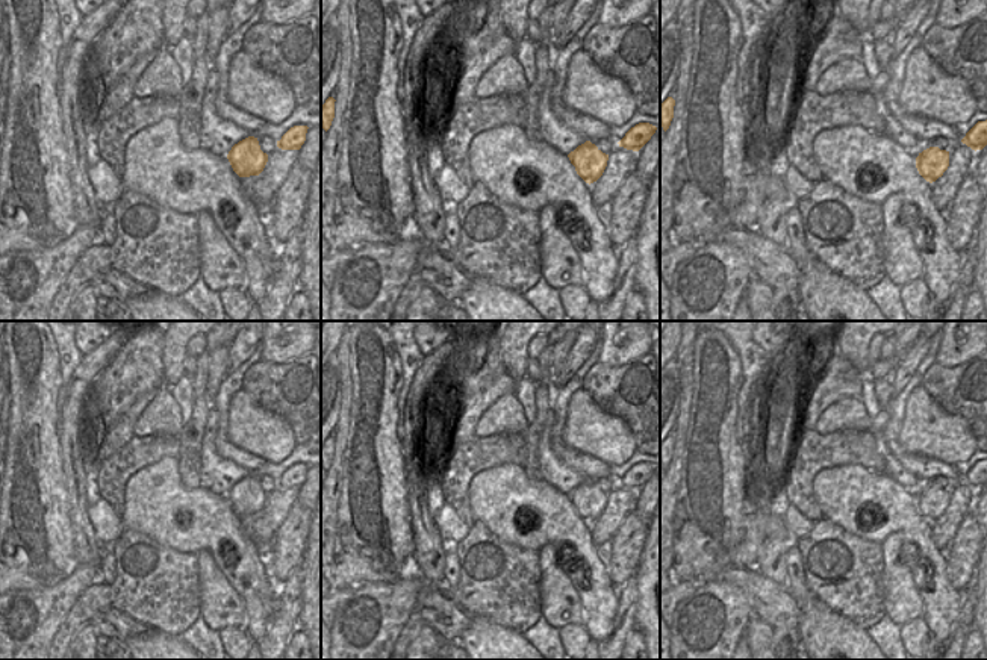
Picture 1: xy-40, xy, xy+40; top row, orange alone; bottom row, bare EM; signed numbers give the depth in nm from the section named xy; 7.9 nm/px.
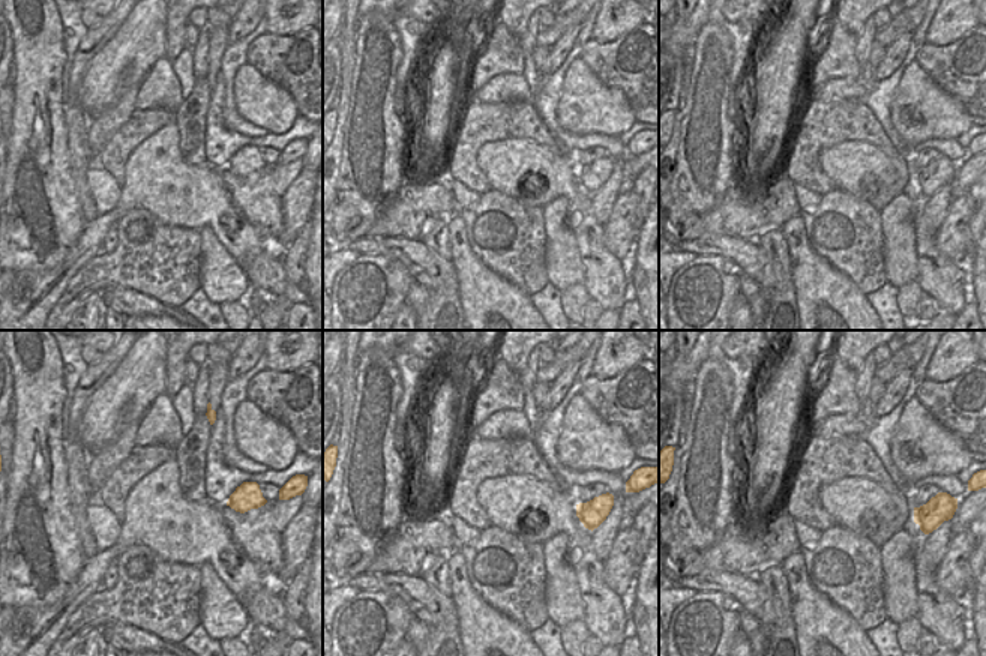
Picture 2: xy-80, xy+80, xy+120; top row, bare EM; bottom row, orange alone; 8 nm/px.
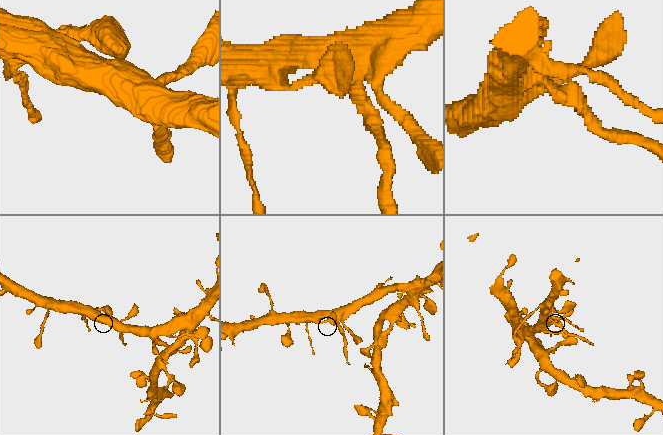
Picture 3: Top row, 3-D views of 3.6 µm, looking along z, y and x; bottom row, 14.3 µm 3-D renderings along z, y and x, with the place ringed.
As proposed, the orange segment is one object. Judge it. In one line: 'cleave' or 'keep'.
cleave

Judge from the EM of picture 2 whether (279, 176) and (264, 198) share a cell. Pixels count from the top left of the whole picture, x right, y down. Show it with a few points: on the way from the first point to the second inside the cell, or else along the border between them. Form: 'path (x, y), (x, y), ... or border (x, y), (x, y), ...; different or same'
border (272, 167), (272, 189), (281, 198); different

